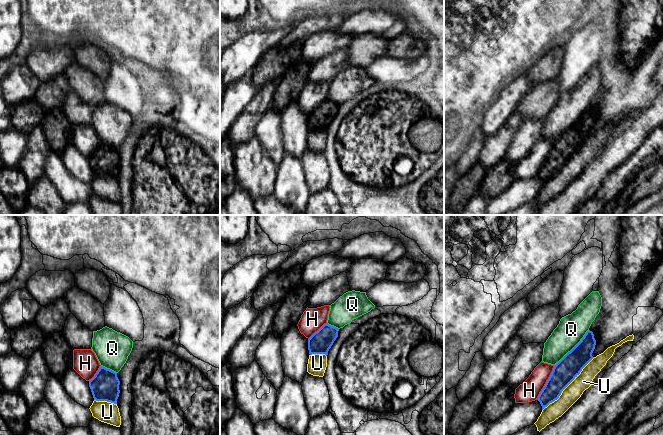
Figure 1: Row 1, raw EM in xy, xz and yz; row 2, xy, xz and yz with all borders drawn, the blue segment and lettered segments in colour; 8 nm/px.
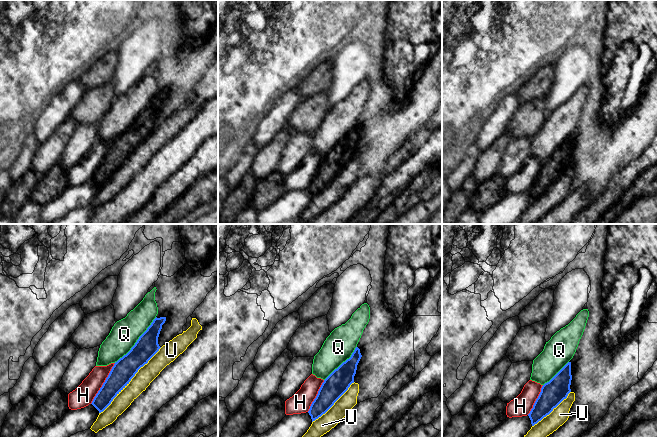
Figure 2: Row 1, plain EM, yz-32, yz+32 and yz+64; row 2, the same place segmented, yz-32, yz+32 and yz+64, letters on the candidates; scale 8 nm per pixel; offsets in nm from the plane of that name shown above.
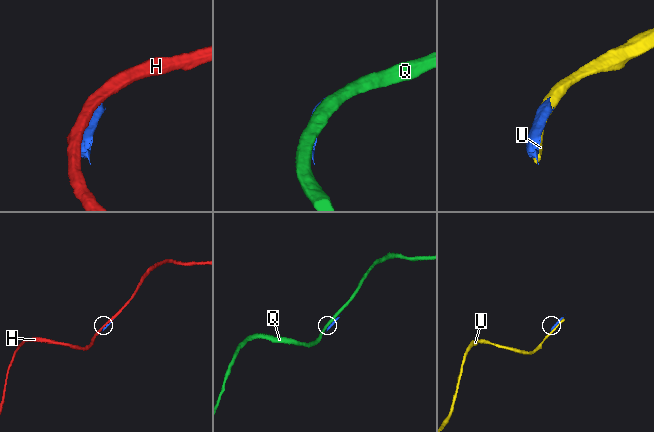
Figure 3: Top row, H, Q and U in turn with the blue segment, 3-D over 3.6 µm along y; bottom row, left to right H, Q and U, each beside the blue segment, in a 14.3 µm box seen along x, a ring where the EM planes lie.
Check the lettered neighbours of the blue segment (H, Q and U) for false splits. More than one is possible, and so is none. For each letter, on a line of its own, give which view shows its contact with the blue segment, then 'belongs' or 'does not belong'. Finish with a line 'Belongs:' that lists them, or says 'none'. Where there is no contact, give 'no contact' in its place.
H: meets blue in yz; does not belong
Q: meets blue in yz; does not belong
U: meets blue in yz; does not belong
Belongs: none

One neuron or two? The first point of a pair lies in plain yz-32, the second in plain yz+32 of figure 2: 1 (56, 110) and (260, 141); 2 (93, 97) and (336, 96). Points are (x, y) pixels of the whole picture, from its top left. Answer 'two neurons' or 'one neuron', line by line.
1: one neuron
2: two neurons

